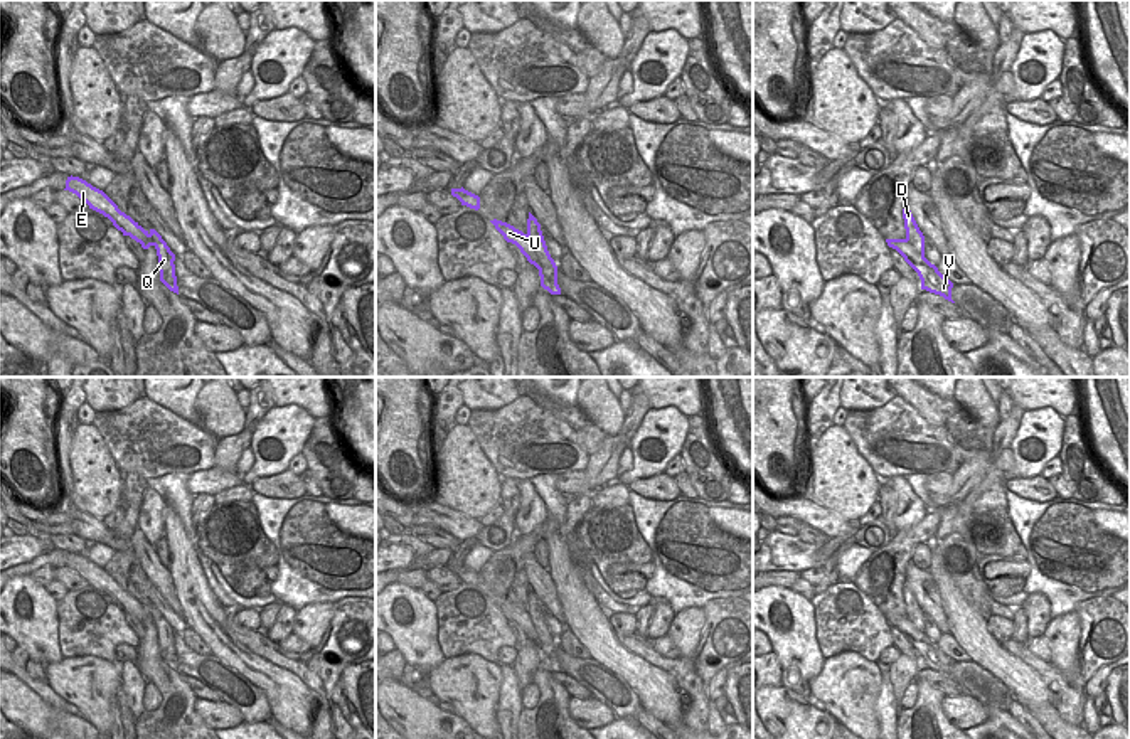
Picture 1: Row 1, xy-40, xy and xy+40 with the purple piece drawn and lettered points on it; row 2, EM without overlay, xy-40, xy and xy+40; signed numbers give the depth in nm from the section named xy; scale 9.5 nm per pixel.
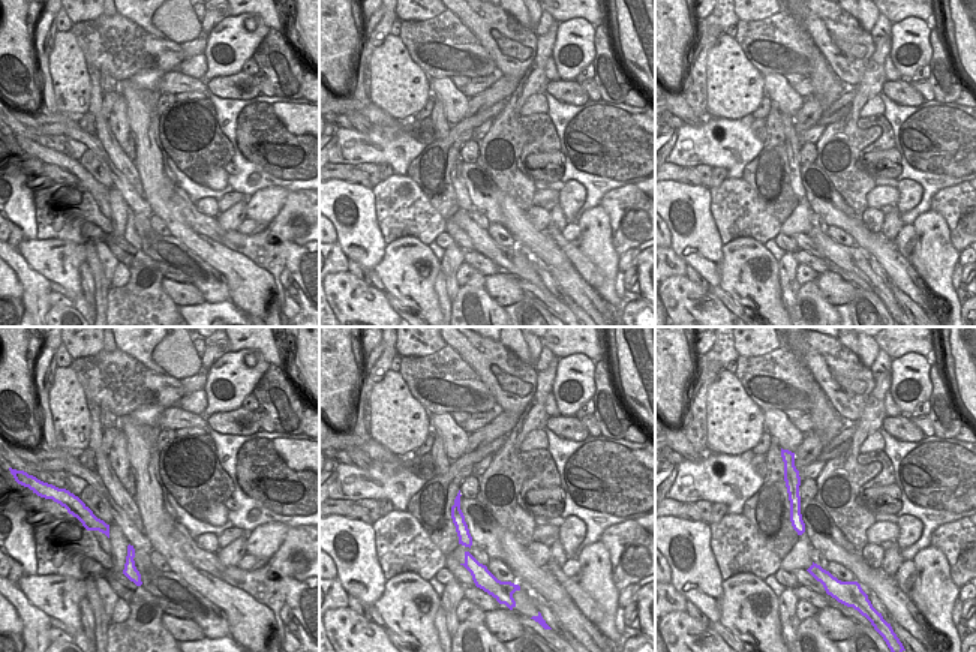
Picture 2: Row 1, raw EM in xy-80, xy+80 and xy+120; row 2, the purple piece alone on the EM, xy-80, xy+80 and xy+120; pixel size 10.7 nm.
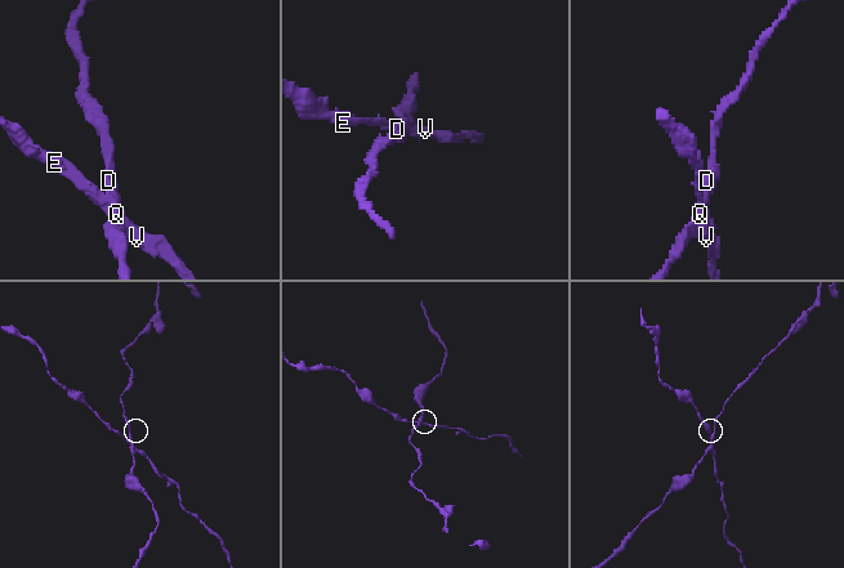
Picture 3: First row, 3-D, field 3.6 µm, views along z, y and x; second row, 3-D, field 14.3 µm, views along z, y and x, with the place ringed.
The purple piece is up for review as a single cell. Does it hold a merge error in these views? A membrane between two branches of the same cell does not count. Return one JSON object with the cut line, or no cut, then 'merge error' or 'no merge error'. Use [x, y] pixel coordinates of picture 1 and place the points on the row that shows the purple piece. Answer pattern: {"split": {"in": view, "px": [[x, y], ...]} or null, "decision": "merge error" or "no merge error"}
{"split": {"in": "xy+40", "px": [[911, 265], [925, 265], [933, 275], [930, 290]]}, "decision": "merge error"}

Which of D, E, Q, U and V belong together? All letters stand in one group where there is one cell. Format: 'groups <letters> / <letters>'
groups D Q / E U V

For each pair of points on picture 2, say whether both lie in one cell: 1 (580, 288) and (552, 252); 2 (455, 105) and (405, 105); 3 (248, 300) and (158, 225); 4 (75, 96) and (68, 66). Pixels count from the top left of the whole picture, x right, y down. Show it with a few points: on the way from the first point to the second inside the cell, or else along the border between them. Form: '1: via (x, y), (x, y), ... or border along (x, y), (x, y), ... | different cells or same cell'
1: border along (567, 258), (550, 273) | different cells
2: border along (429, 80), (432, 93) | different cells
3: border along (153, 213), (165, 224), (171, 234) | different cells
4: via (72, 89), (69, 74) | same cell

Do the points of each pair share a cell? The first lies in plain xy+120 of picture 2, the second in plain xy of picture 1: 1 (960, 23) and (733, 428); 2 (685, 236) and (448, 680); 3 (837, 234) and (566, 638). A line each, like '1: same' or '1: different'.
1: same
2: different
3: same

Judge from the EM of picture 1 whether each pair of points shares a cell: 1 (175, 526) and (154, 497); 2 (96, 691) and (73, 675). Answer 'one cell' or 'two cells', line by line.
1: two cells
2: one cell

